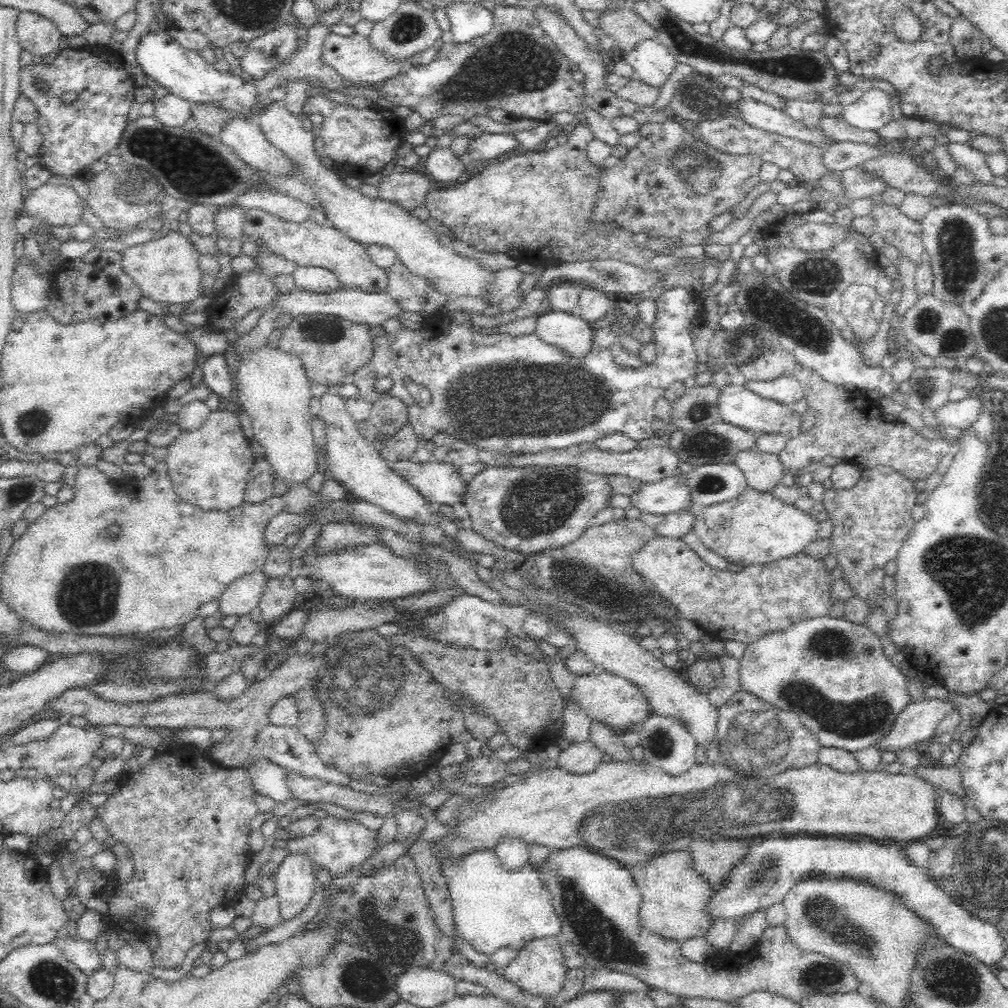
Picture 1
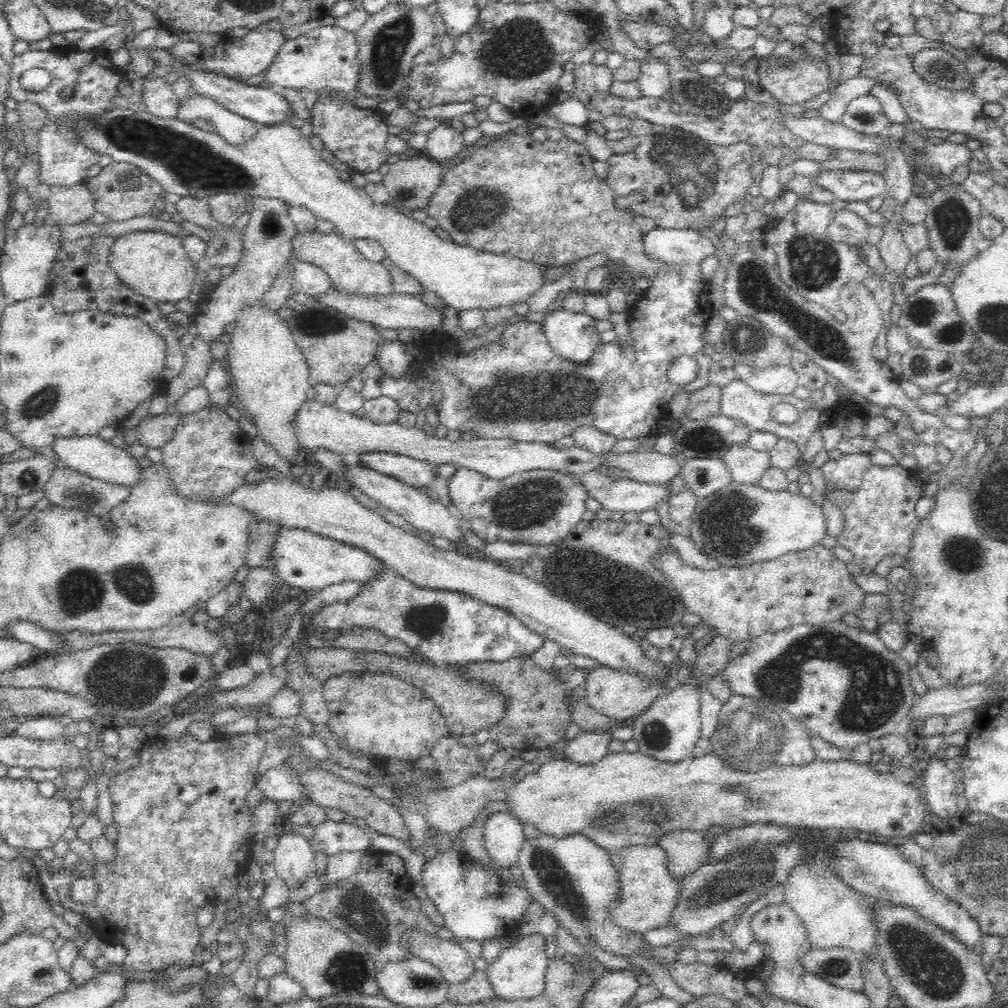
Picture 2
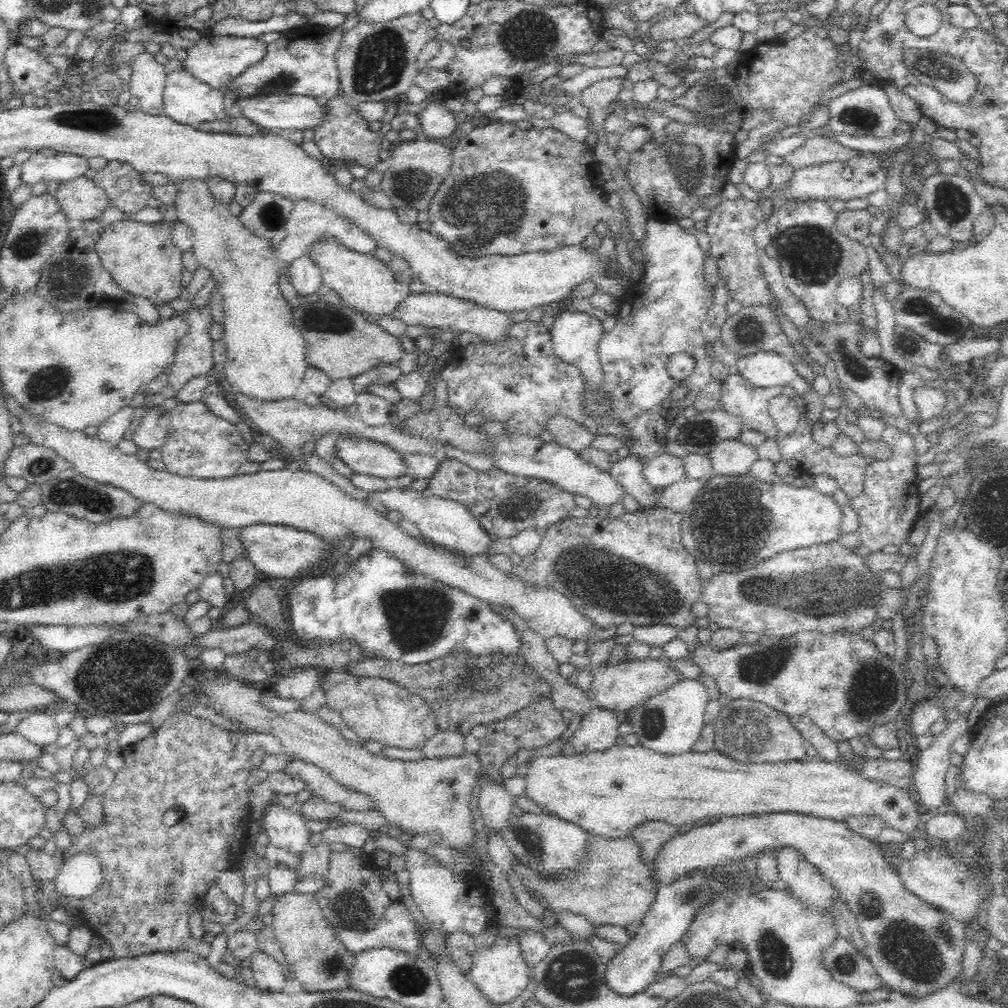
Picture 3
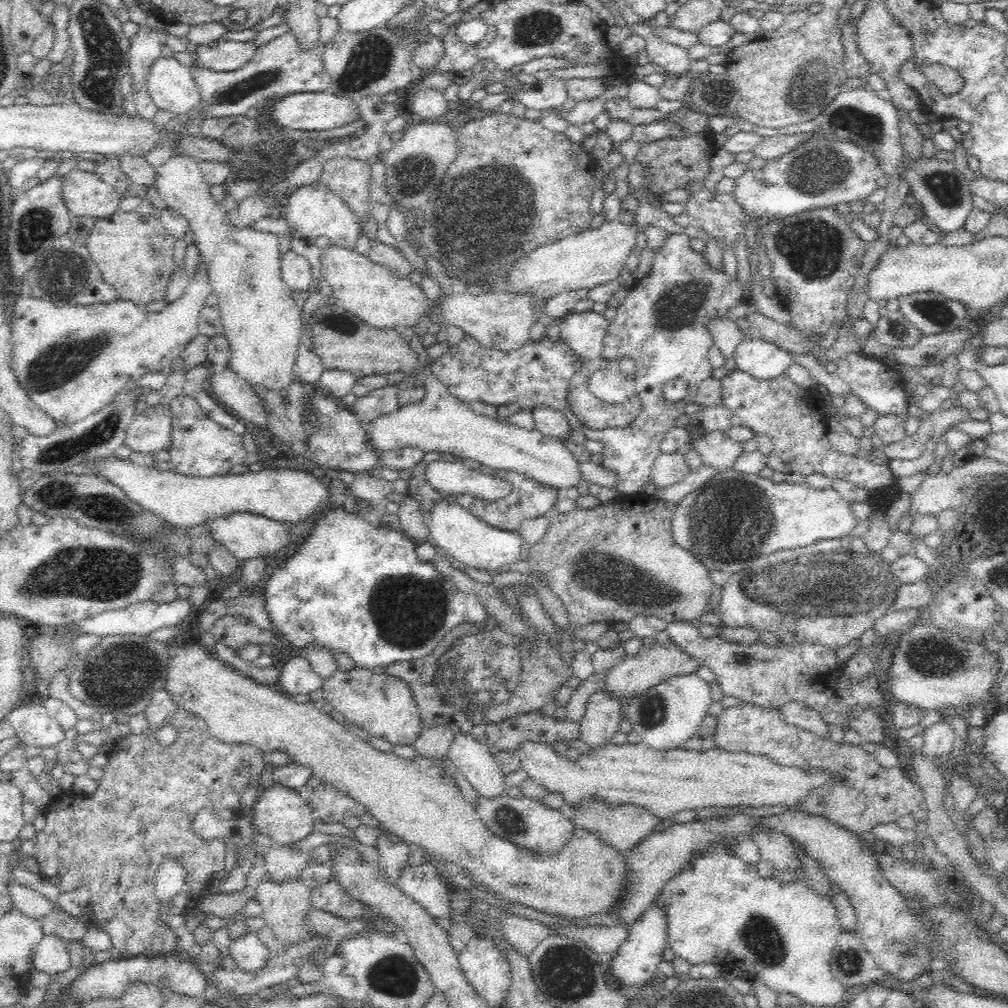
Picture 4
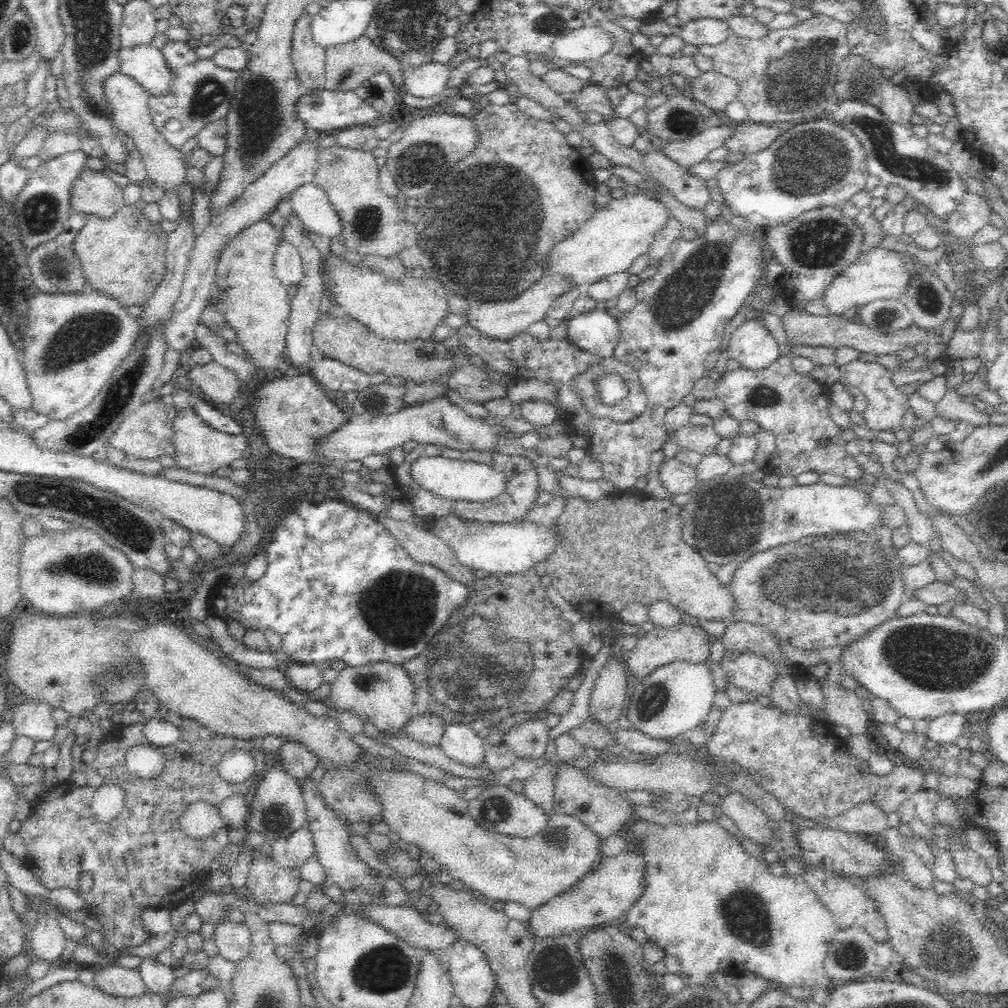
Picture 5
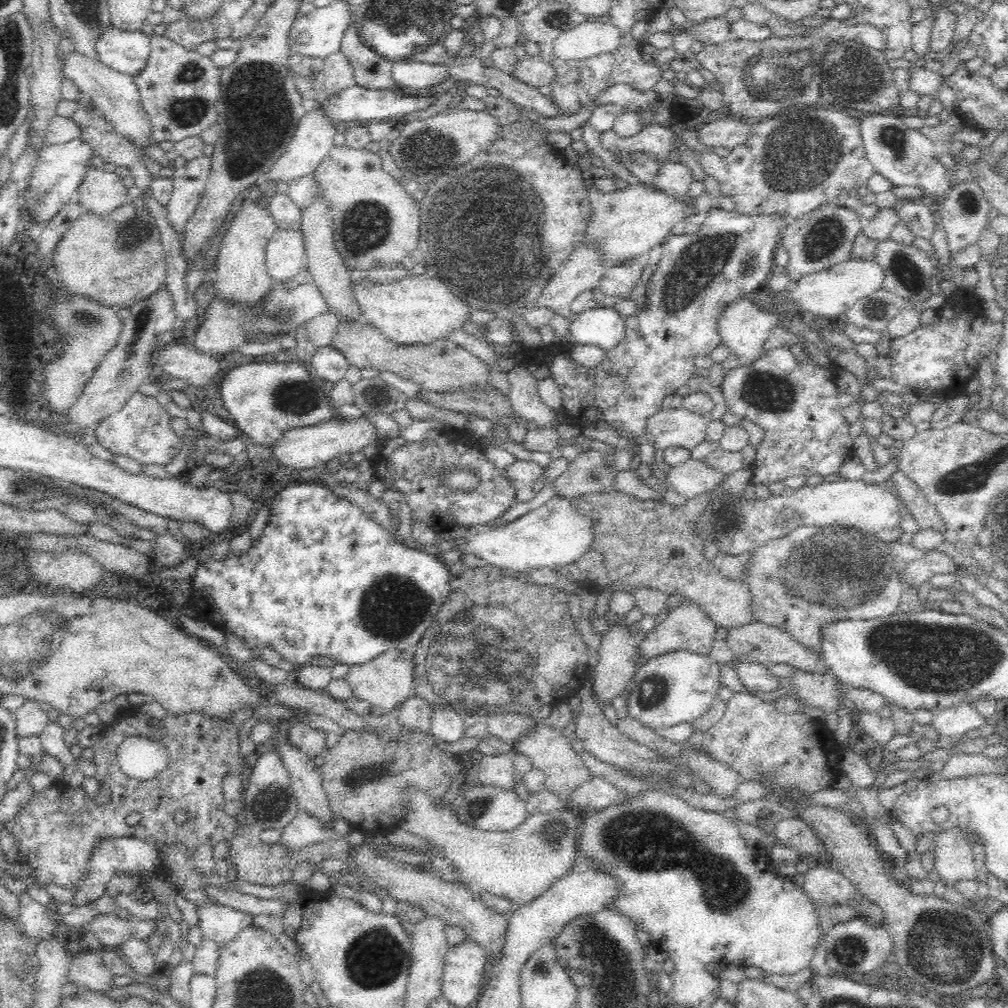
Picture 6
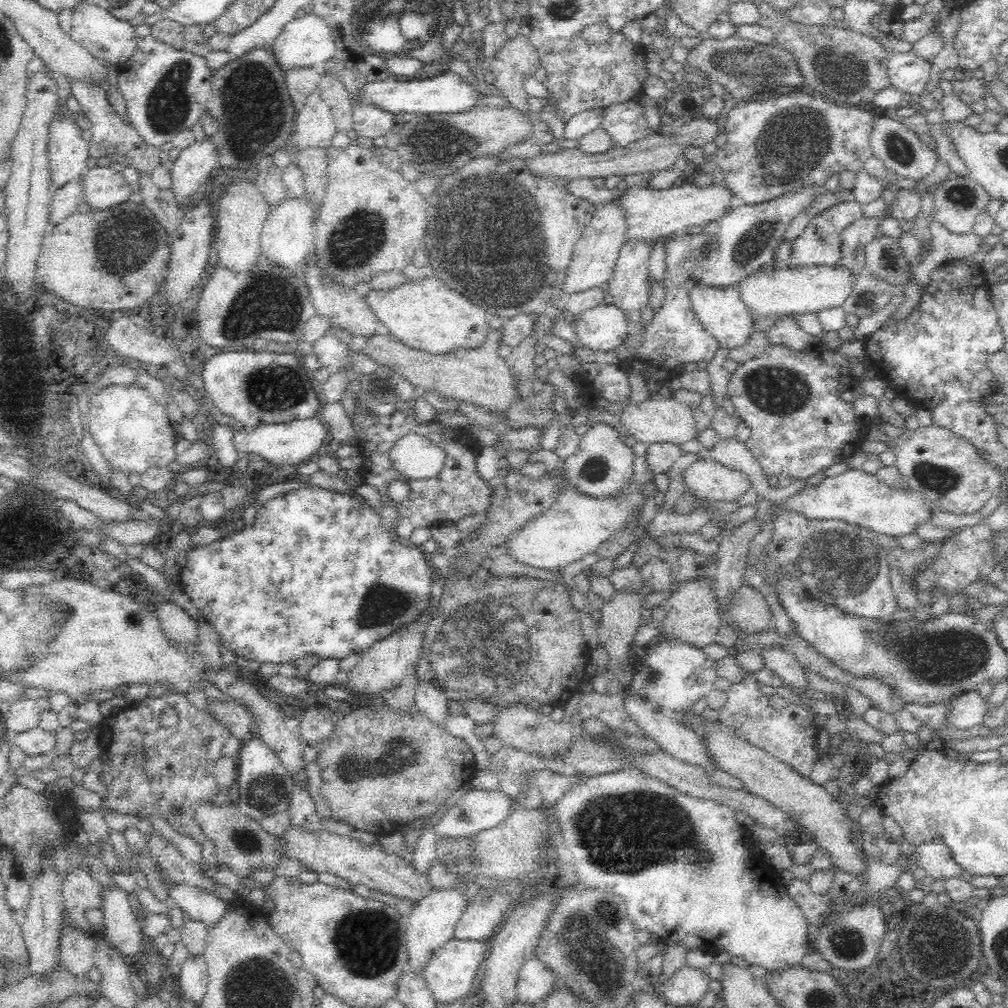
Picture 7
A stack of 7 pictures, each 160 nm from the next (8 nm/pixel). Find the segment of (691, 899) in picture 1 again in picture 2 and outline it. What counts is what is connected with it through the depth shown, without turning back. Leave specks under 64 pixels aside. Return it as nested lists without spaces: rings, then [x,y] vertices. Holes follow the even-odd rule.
[[[640,845],[618,849],[616,852],[608,851],[608,856],[619,880],[615,904],[608,908],[609,919],[616,926],[632,933],[644,934],[651,929],[667,927],[679,884],[665,866],[664,851],[657,845]]]

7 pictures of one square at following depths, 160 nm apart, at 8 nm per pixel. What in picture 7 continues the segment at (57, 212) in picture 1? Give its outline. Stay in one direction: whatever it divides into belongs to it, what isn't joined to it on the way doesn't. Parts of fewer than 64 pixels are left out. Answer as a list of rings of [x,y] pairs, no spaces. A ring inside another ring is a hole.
[[[98,166],[88,169],[83,181],[84,200],[96,211],[103,211],[126,202],[131,189],[118,166]]]

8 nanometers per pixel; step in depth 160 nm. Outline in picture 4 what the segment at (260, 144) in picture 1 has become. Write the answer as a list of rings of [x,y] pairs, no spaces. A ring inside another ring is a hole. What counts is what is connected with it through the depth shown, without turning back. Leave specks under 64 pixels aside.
[[[158,57],[151,62],[144,88],[158,109],[180,114],[197,104],[199,95],[190,69],[174,57]]]

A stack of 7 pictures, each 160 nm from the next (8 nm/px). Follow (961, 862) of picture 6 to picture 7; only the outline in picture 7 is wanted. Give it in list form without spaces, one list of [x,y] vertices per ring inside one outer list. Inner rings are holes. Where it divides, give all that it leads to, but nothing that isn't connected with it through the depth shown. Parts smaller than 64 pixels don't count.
[[[942,841],[918,845],[908,859],[916,864],[916,867],[922,868],[927,875],[933,876],[936,882],[965,876],[961,868],[951,859],[948,847]]]

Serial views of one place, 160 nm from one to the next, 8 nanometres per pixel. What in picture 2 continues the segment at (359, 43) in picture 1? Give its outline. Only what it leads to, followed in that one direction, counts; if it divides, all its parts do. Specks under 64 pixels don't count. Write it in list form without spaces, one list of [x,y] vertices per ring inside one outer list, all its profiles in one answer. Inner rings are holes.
[[[320,26],[315,31],[302,34],[294,39],[286,39],[276,53],[274,60],[267,66],[264,71],[263,82],[261,86],[268,86],[278,92],[282,90],[296,90],[296,92],[318,92],[322,95],[339,96],[341,93],[350,93],[355,87],[357,81],[358,47],[355,35],[336,26]]]

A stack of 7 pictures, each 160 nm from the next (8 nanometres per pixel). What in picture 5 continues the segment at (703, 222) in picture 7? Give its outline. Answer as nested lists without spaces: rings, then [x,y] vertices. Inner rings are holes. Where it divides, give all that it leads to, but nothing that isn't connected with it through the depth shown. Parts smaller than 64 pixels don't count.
[[[626,193],[622,198],[610,198],[604,208],[595,209],[588,220],[571,238],[557,245],[551,253],[548,273],[571,276],[573,284],[594,285],[606,276],[626,272],[632,263],[647,254],[658,232],[671,218],[664,201],[650,198],[646,194]]]

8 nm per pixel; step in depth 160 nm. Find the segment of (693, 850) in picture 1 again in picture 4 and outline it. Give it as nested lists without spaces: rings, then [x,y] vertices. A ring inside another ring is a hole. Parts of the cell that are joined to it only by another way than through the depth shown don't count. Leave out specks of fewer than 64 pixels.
[[[588,795],[577,805],[567,806],[566,804],[562,809],[574,828],[588,830],[588,832],[596,834],[598,839],[602,839],[604,843],[612,846],[623,856],[628,853],[628,850],[633,845],[636,845],[644,838],[648,838],[654,832],[656,826],[663,823],[660,818],[644,807],[639,807],[632,803],[616,803],[612,805],[604,797],[598,797],[598,795]]]

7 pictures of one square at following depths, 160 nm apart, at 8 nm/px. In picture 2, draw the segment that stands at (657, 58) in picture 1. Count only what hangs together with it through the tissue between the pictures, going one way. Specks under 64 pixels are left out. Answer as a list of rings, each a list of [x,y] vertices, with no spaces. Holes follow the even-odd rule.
[[[651,56],[640,60],[640,76],[636,84],[642,97],[668,97],[670,82],[665,62],[654,60]]]

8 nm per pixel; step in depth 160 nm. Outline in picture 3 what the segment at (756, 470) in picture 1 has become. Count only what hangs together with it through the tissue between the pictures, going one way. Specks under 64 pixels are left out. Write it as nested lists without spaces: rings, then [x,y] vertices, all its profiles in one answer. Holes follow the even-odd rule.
[[[738,438],[713,444],[706,455],[710,459],[714,474],[730,476],[747,474],[752,463],[758,458],[755,447]]]

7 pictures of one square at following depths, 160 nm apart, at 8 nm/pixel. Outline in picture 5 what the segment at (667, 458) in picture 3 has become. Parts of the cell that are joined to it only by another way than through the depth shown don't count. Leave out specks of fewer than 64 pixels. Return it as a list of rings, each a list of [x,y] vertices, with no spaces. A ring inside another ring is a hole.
[[[675,457],[666,458],[658,472],[660,482],[670,495],[689,494],[699,483],[697,467],[684,464]]]

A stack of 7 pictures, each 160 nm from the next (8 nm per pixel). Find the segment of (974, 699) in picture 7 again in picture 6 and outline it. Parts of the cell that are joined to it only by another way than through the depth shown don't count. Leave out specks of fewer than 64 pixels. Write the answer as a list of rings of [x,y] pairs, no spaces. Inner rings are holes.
[[[962,702],[958,706],[944,708],[936,713],[932,726],[936,733],[954,738],[971,734],[979,728],[983,729],[991,722],[981,716],[973,704]]]

